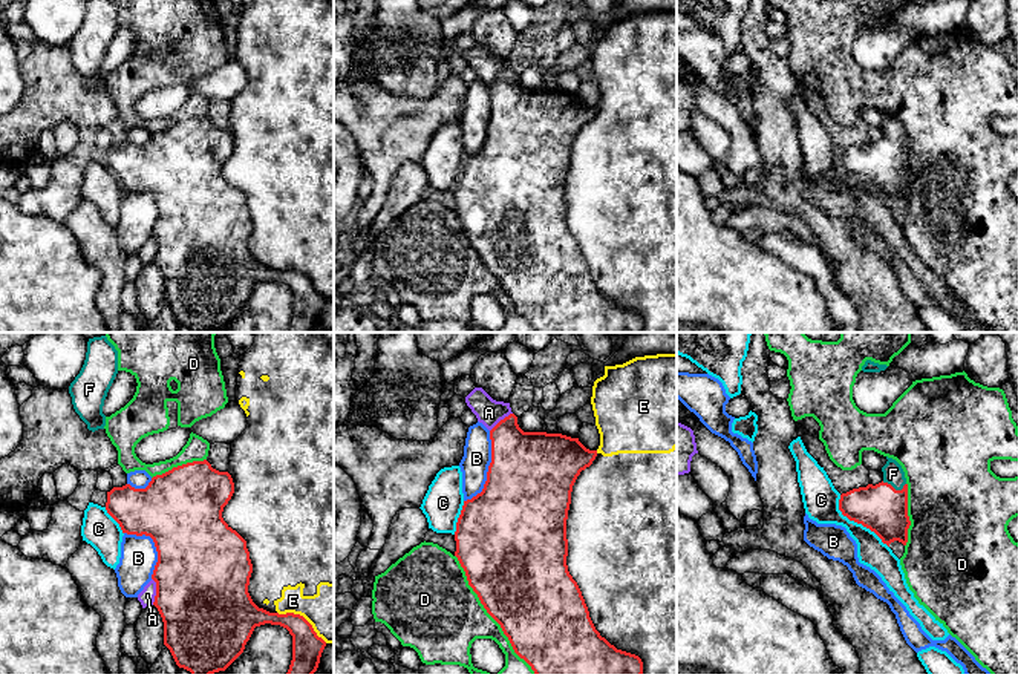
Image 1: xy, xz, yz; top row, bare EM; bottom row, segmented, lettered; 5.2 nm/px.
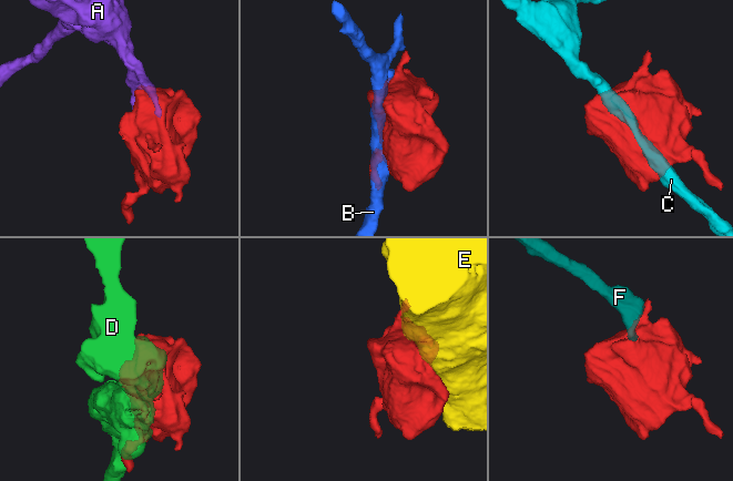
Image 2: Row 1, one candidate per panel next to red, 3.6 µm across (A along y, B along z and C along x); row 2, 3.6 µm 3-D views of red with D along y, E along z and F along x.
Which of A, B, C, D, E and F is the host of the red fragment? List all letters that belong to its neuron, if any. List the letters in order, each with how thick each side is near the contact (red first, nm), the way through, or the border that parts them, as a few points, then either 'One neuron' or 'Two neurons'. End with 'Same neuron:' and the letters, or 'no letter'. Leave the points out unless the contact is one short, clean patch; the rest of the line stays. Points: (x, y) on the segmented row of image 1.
A: Thickness 480 nm (red) against 80 nm. Two neurons
B: Thickness 460 nm (red) against 150 nm. Two neurons
C: Thickness 260 nm (red) against 190 nm. Boundary: yz (839, 495), (839, 510), (850, 520), (868, 527), (888, 547). Two neurons
D: Thickness 500 nm (red) against 440 nm. Two neurons
E: Thickness 160 nm (red) against 260 nm. Two neurons
F: Thickness 260 nm (red) against 110 nm. Path across: yz (882, 509), (893, 487), (893, 474). One neuron
Same neuron: F

